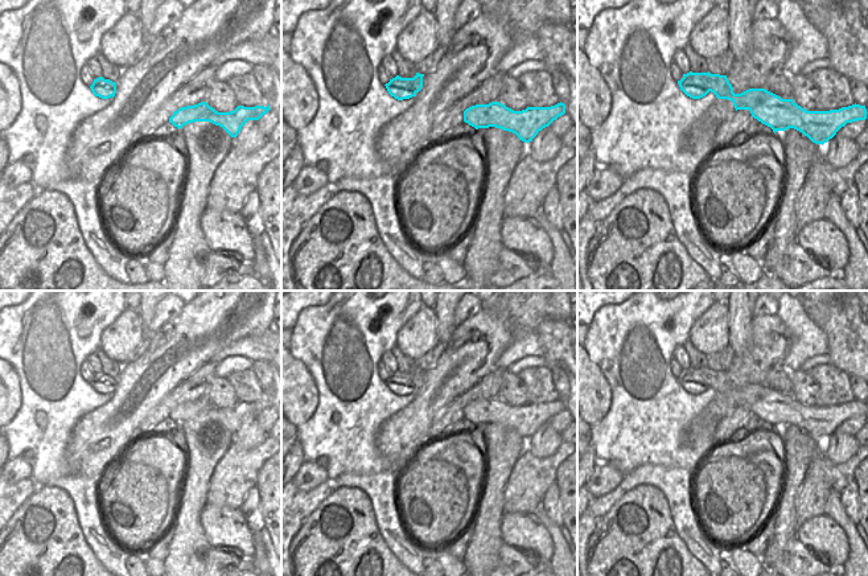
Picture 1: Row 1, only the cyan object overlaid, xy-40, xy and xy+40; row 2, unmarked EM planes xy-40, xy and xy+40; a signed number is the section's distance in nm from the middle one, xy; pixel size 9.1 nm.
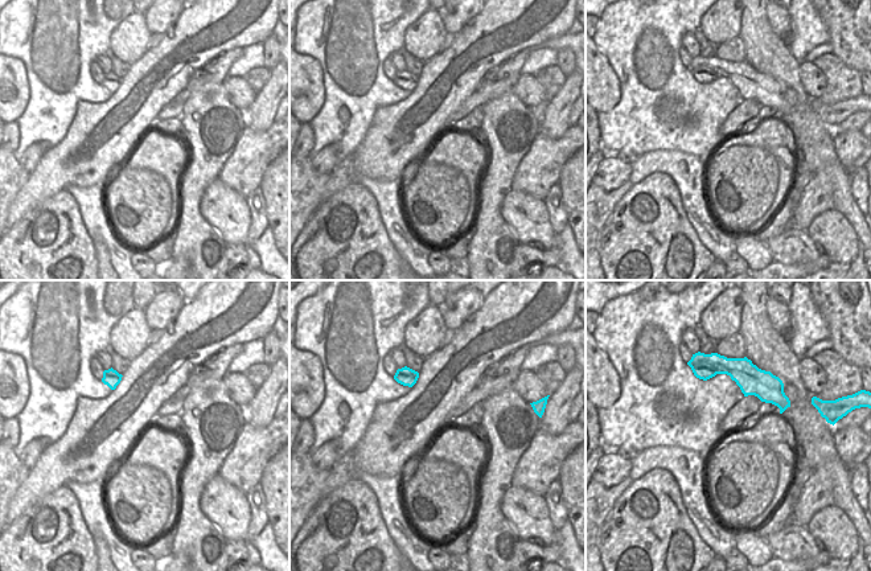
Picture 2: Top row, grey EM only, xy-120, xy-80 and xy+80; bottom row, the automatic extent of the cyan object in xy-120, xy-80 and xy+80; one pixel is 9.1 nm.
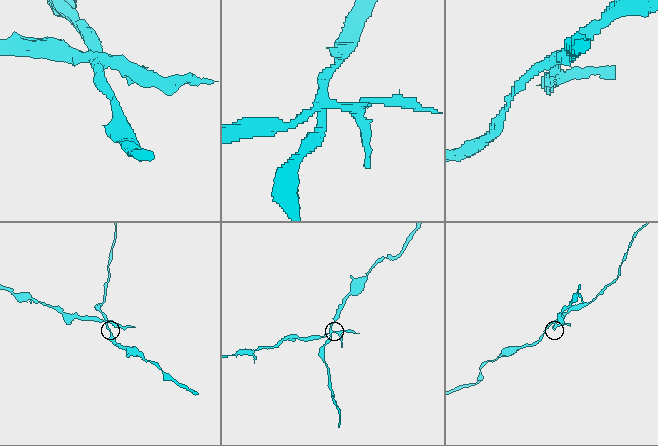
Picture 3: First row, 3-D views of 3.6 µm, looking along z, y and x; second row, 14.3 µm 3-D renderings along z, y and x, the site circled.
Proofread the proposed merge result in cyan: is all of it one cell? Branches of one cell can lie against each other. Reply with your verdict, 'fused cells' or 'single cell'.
fused cells

